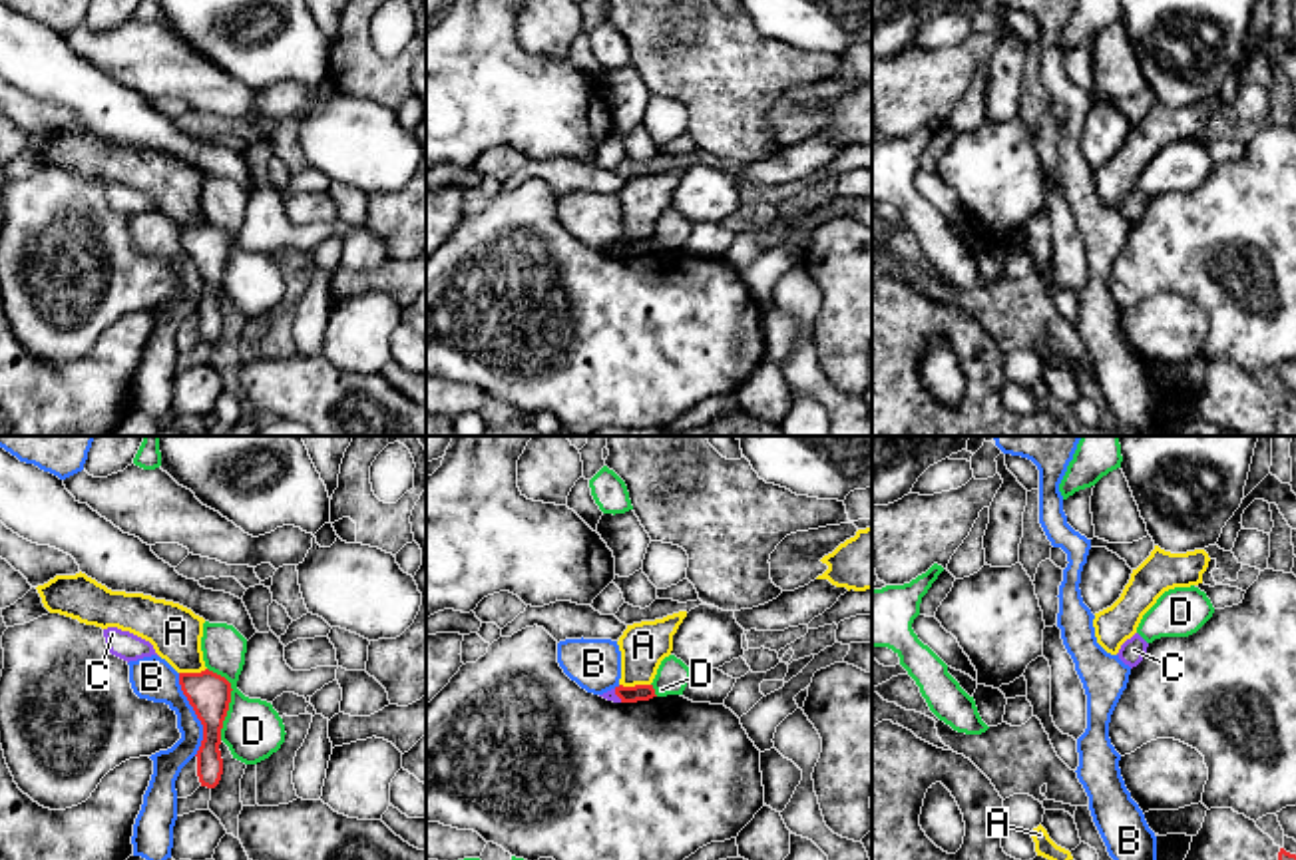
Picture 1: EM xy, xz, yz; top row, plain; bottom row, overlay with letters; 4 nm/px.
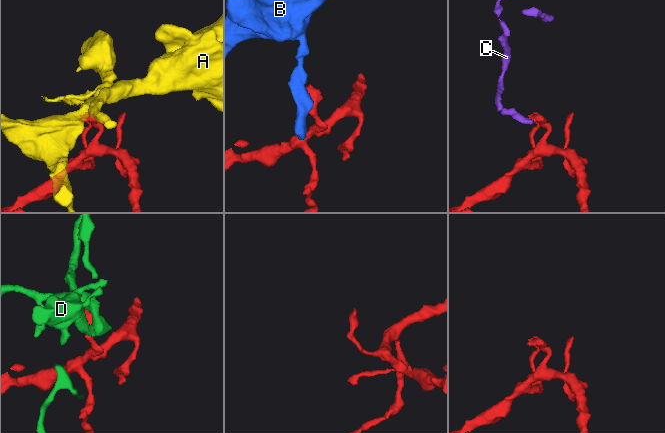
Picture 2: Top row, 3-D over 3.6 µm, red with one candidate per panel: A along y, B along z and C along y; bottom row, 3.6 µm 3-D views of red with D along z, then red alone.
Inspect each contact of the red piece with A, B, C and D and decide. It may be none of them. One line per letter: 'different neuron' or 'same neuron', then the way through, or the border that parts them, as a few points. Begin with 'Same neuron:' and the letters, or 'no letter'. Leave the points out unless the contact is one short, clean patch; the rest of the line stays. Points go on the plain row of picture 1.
Same neuron: no letter
A: different neuron
B: different neuron
C: different neuron; border xz (614, 243), (622, 255)
D: different neuron; border xy (208, 221), (219, 227), (231, 243), (219, 293)

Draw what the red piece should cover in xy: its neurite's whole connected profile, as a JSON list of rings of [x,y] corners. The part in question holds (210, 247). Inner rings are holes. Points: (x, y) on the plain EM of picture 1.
[[[205,223],[201,227],[179,227],[179,239],[203,279],[203,295],[195,309],[199,336],[201,340],[215,342],[223,328],[219,299],[231,257],[231,237]]]

